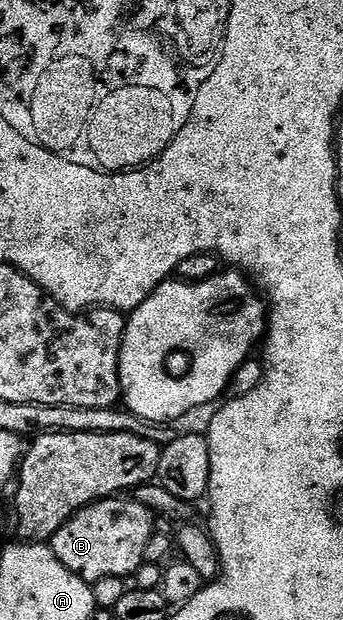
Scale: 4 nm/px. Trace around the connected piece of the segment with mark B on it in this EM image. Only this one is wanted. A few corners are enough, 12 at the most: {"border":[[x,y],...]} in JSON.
{"border":[[131,496],[82,506],[49,540],[81,580],[130,579],[156,515]]}

